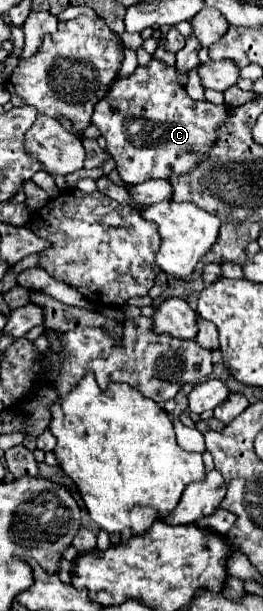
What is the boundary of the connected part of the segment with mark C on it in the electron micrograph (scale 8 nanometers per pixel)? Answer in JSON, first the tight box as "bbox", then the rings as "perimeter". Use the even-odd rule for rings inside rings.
{"bbox":[91,58,229,184],"perimeter":[[[153,58],[147,66],[137,66],[129,78],[113,82],[109,94],[97,102],[91,124],[97,126],[107,140],[107,150],[117,164],[119,178],[123,182],[139,184],[147,178],[171,178],[173,174],[189,174],[189,170],[193,170],[193,166],[197,166],[197,162],[209,154],[213,142],[217,142],[217,126],[221,126],[225,118],[229,118],[229,108],[225,104],[193,100],[177,82],[177,70]]]}

